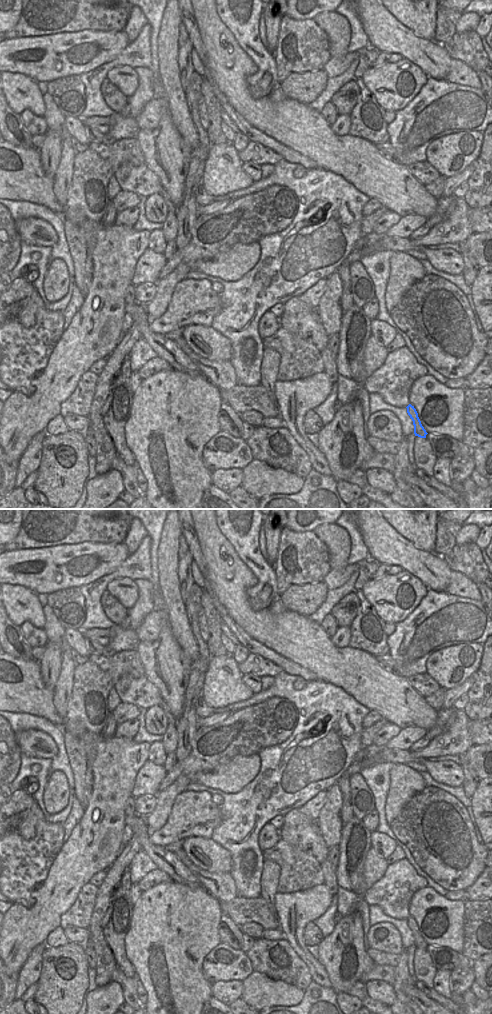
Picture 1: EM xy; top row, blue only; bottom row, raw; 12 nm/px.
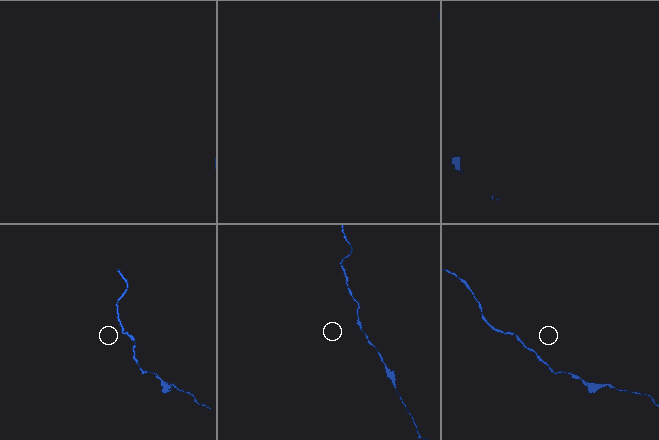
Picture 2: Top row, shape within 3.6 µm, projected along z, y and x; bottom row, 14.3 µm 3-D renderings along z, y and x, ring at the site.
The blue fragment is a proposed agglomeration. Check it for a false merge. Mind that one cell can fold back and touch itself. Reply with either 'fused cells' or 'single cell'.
single cell

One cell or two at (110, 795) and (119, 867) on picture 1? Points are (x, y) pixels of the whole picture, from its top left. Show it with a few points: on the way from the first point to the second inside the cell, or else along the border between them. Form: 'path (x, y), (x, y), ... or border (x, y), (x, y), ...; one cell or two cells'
border (122, 847), (115, 860), (105, 870); two cells

